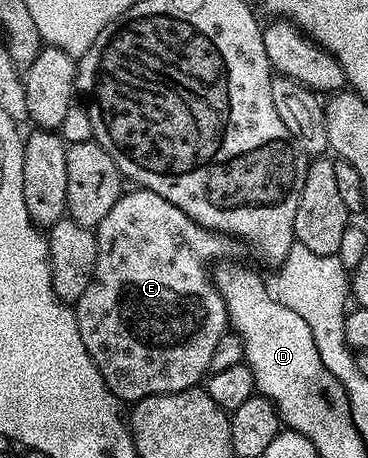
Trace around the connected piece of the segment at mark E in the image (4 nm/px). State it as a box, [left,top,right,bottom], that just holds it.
[74,187,230,402]

